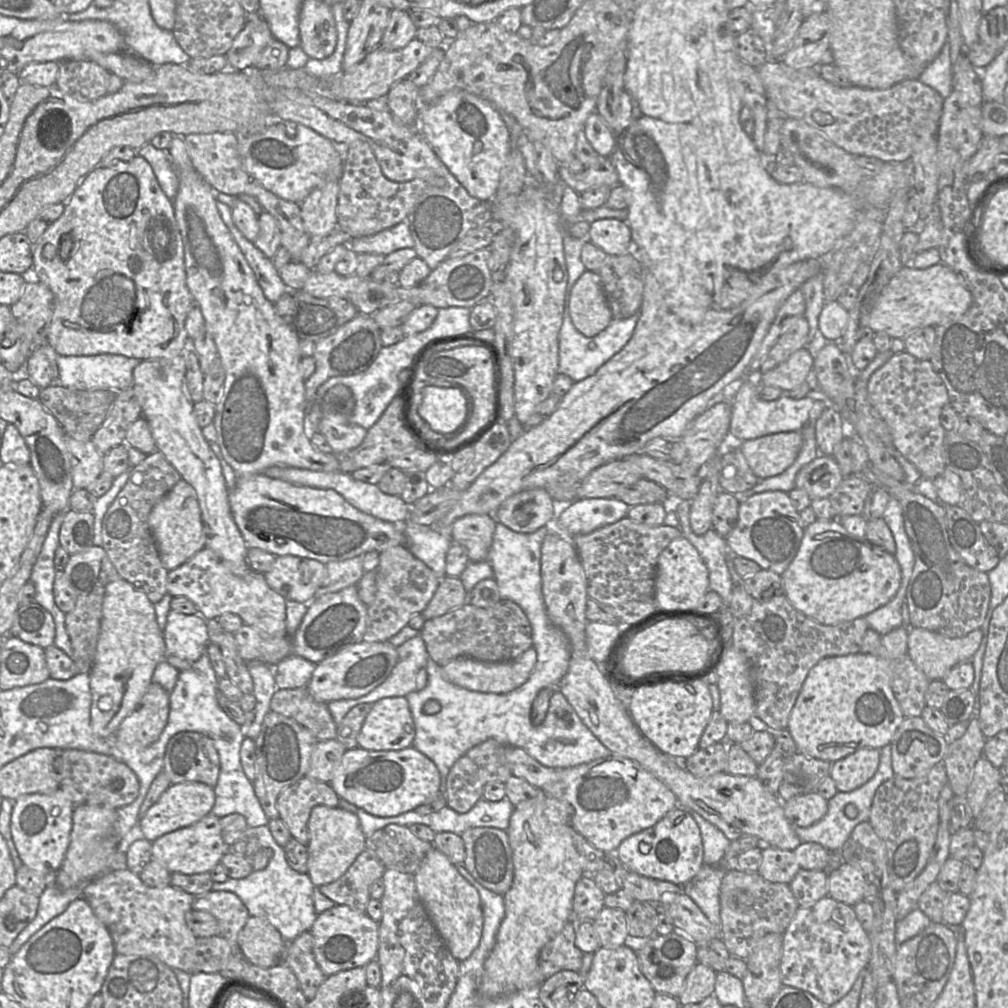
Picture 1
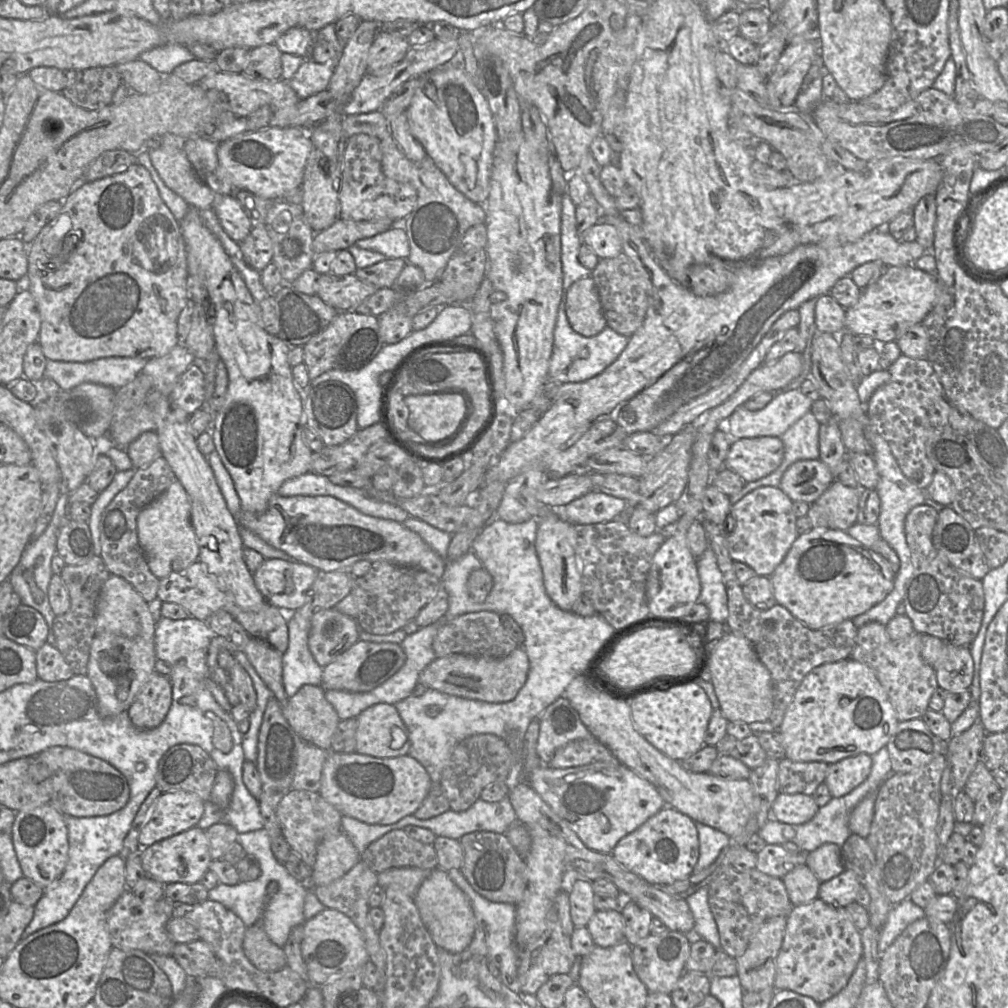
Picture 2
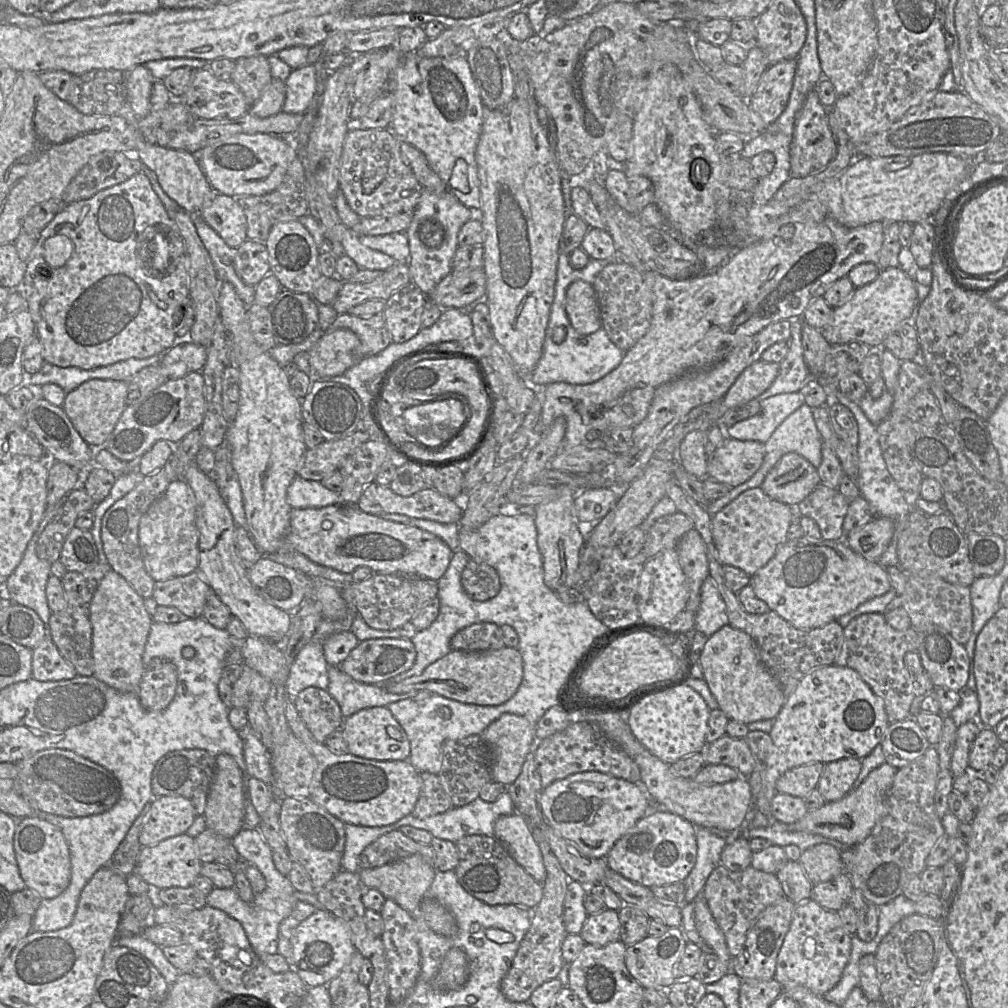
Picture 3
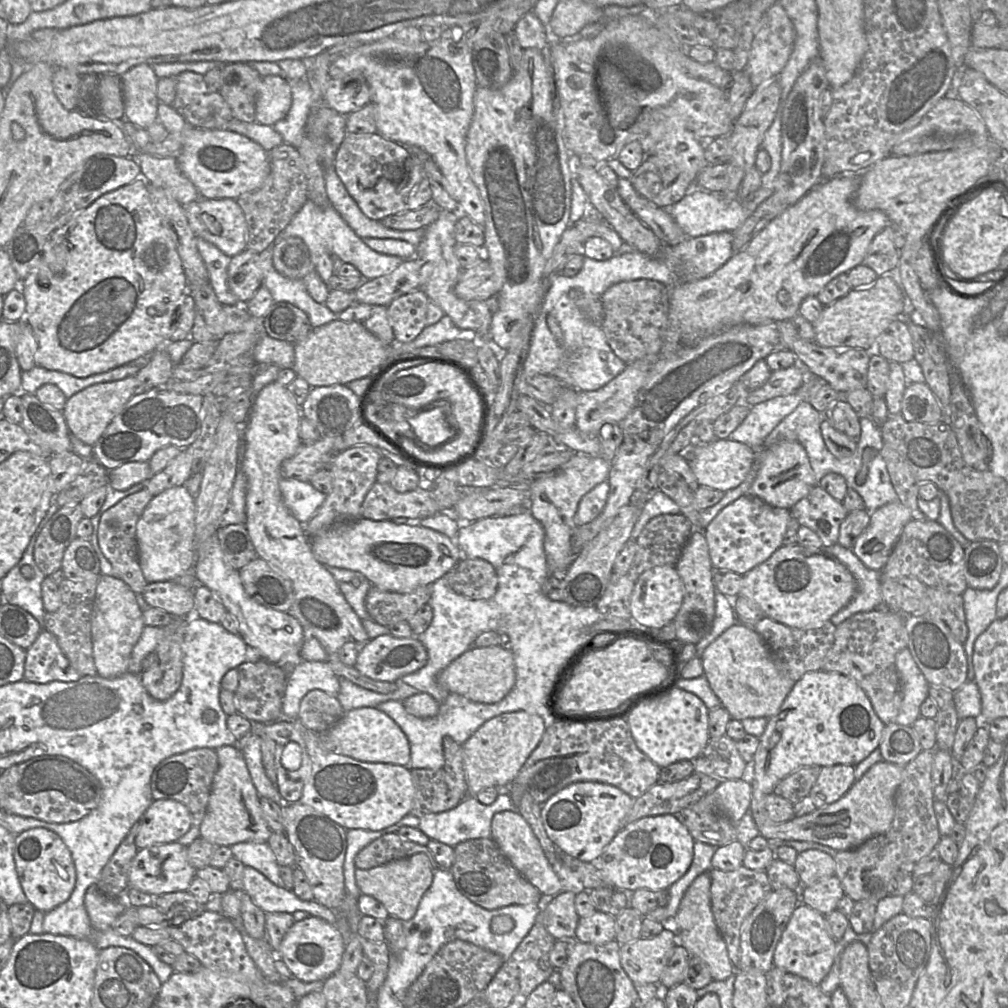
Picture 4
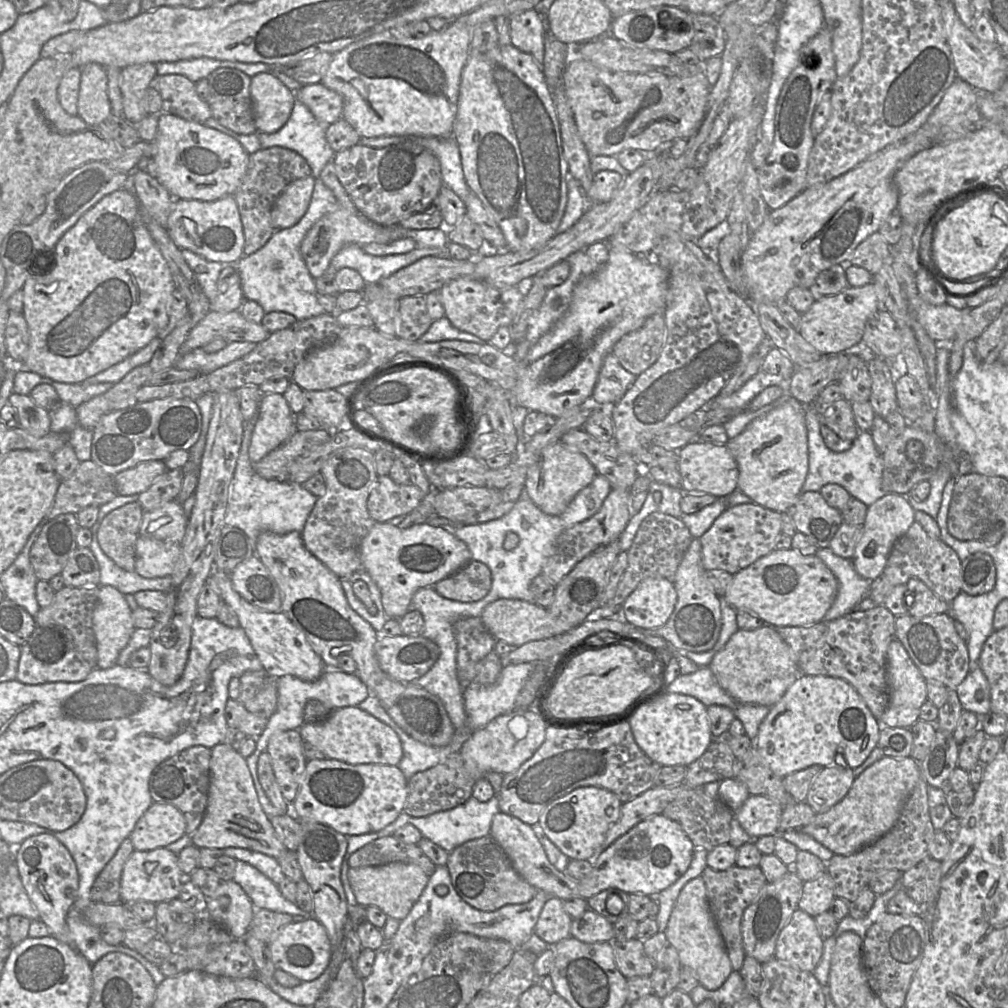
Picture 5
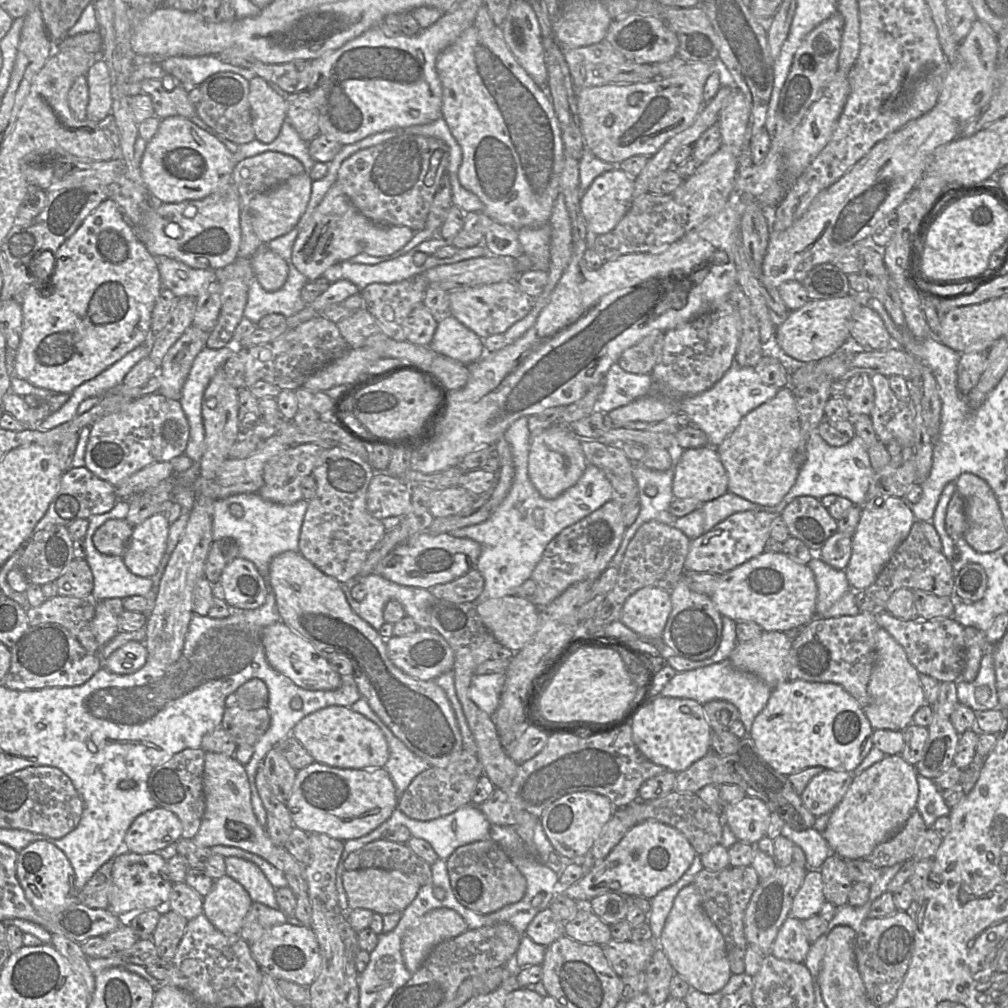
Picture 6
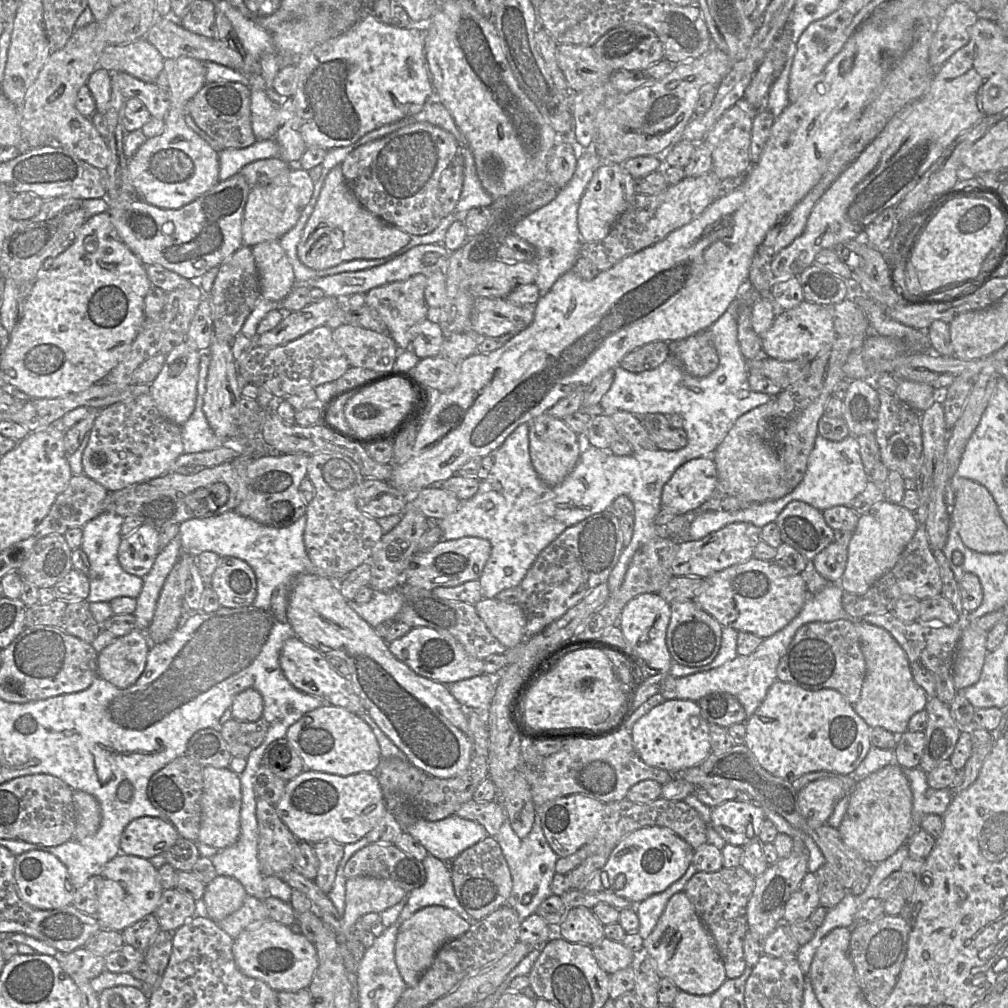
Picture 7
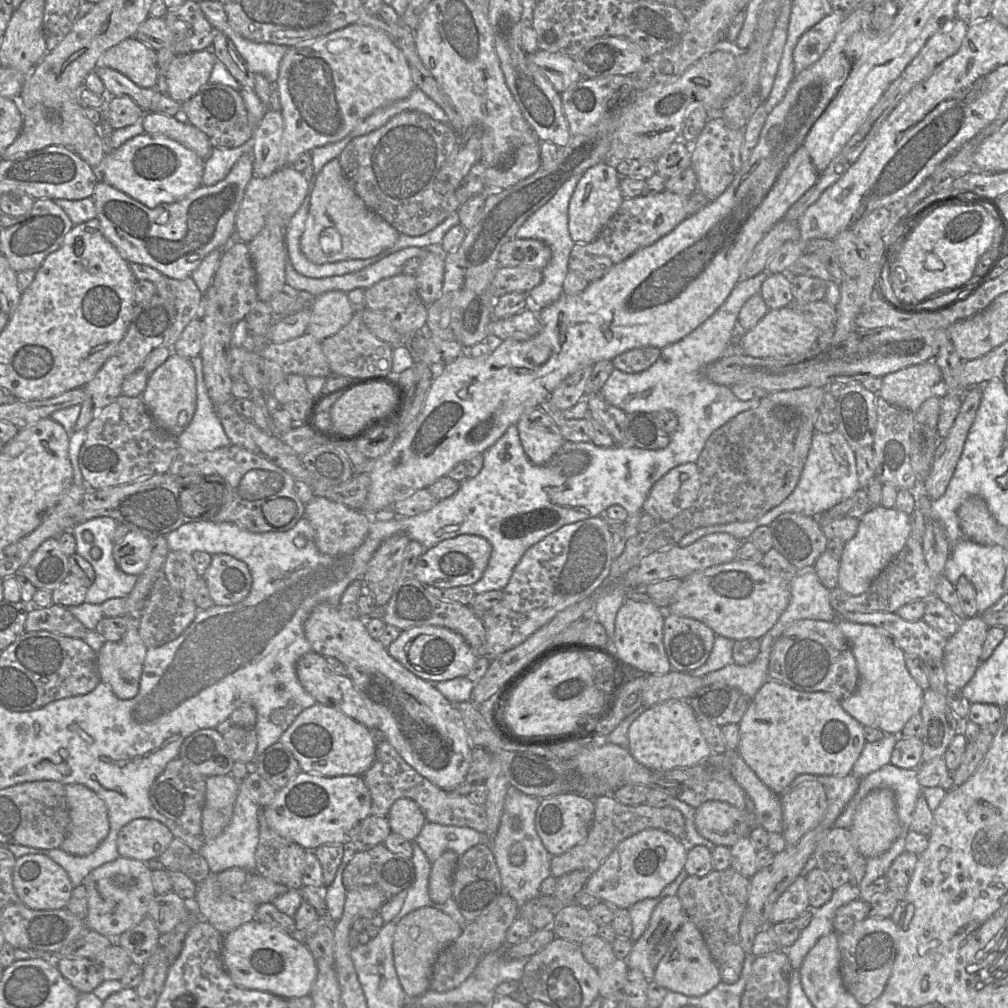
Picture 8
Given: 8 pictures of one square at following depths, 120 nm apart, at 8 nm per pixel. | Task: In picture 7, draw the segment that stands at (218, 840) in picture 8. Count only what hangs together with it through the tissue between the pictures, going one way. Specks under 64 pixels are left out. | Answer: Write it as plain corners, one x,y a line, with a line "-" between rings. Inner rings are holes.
271,740
263,747
255,748
247,757
247,765
240,775
241,784
241,810
240,810
240,835
231,846
219,850
212,858
217,876
229,876
238,880
248,895
263,900
268,895
266,879
263,876
258,861
258,822
256,818
256,795
253,788
254,777
262,765
262,757

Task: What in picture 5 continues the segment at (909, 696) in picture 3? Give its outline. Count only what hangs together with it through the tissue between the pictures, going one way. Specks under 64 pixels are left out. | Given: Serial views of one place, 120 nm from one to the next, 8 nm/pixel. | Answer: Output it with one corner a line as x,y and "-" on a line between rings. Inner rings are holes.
883,605
867,611
853,610
827,623
827,632
798,660
800,674
825,675
846,680
861,696
873,716
879,719
889,704
886,680
887,648
896,639
896,617

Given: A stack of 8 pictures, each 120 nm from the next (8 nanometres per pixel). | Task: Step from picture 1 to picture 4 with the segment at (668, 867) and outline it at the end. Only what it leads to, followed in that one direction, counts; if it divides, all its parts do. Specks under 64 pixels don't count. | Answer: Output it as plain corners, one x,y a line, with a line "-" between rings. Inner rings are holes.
674,814
643,817
625,825
604,849
602,855
590,863
599,869
609,886
632,893
639,889
668,890
689,869
693,860
694,839

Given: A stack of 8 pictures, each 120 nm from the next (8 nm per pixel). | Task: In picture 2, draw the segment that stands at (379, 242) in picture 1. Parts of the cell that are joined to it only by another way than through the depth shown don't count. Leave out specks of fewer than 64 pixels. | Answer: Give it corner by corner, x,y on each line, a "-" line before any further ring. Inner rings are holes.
394,223
385,232
358,240
355,242
355,245
361,249
379,252
390,259
407,259
410,254
406,231
401,223

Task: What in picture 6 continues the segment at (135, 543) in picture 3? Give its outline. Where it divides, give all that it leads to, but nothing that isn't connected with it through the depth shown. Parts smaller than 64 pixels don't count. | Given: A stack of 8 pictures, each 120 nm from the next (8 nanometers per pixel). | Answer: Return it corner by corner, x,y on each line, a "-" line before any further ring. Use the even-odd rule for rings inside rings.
109,519
94,533
94,546
102,554
123,557
133,529
126,519

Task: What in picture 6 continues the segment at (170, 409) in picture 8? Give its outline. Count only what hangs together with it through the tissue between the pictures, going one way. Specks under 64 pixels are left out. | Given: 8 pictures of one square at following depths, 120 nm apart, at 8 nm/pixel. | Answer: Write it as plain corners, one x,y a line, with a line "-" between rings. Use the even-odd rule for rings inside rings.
191,325
176,341
159,366
158,374
161,385
157,393
180,401
182,388
193,361
206,347
209,334
209,332

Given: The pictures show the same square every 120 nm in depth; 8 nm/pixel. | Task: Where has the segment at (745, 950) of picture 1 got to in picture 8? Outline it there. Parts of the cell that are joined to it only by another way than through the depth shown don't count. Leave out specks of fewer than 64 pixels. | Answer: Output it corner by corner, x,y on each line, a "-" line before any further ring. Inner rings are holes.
729,867
724,870
713,869
701,877
689,875
677,892
688,917
702,933
722,981
728,984
740,978
746,957
740,941
740,922
747,910
749,886
749,878

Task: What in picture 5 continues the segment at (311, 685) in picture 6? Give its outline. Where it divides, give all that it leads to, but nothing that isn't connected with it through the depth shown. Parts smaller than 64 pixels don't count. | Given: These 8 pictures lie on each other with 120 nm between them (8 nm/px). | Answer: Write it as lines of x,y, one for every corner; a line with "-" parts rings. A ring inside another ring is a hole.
213,562
213,572
211,573
211,575
208,577
207,582
208,584
211,585
211,587
217,592
217,594
220,596
221,601
224,602
231,610
232,612
235,614
235,616
237,617
237,620
239,622
239,626
245,631
258,659
260,660
263,669
269,673
270,675
274,676
274,677
280,677
280,676
284,676
284,675
293,675
301,680
304,681
315,681
317,680
322,673
325,670
325,665
322,661
322,659
320,658
320,656
318,654
316,654
316,652
313,650
313,648
311,647
311,645
309,644
309,642
307,641
307,638
305,636
305,634
303,633
302,630
300,630
282,611
279,612
269,612
269,611
265,611
263,609
260,609
252,604
250,604
249,602
247,602
239,593
237,593
231,583
231,579
230,579
230,573
225,573
223,571
220,570
216,570
214,568
214,562

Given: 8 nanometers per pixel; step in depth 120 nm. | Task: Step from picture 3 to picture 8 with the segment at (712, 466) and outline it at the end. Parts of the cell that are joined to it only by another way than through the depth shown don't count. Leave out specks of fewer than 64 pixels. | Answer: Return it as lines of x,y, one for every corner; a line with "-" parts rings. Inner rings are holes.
695,462
679,465
651,488
643,504
643,513
659,522
668,521
691,507
700,492
700,473

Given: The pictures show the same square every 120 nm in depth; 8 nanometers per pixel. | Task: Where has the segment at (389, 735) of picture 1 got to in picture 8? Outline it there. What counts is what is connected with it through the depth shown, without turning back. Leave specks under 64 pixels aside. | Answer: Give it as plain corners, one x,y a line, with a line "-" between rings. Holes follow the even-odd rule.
317,702
296,717
279,741
293,753
302,772
326,777
364,775
375,760
377,748
370,729
340,710

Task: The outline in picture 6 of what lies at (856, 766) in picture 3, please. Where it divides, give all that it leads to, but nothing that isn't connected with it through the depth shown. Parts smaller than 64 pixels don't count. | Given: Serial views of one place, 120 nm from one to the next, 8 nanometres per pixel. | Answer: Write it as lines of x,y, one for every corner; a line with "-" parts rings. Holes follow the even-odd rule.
825,769
808,782
800,798
815,817
831,813
843,799
852,780
853,772

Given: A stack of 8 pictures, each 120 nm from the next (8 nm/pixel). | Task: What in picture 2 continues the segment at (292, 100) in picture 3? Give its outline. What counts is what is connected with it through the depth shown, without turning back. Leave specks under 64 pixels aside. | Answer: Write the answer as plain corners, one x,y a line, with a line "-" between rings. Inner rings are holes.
337,53
333,60
325,63
317,63
309,58
304,58
288,82
300,100
327,89
339,58
340,53

